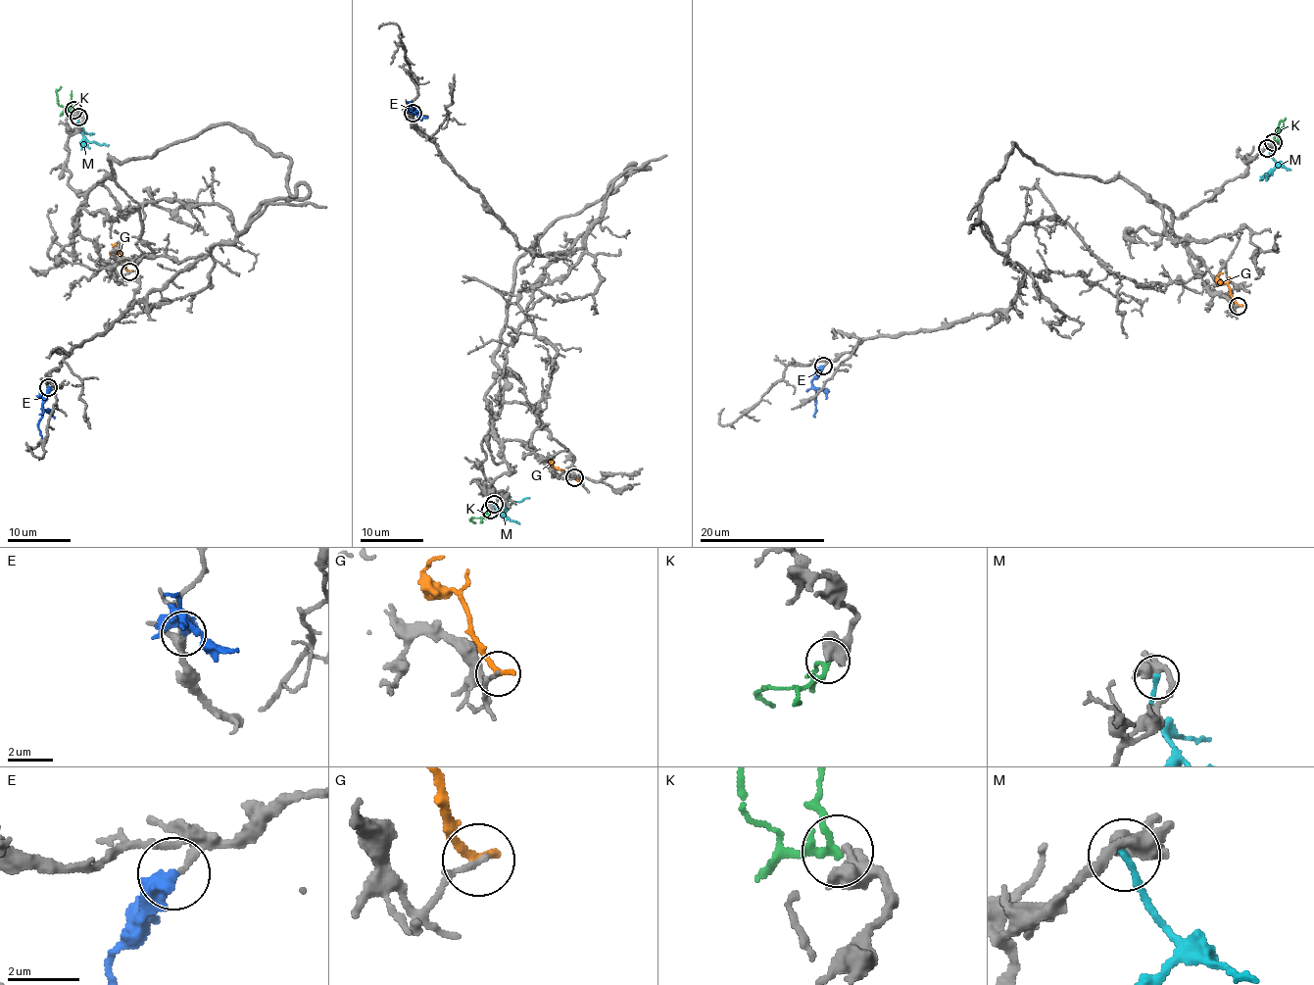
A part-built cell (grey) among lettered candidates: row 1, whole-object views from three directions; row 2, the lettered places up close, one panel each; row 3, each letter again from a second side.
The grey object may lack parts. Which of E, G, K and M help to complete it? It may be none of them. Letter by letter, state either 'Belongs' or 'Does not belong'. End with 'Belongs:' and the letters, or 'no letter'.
E: Belongs
G: Does not belong
K: Does not belong
M: Does not belong
Belongs: E

